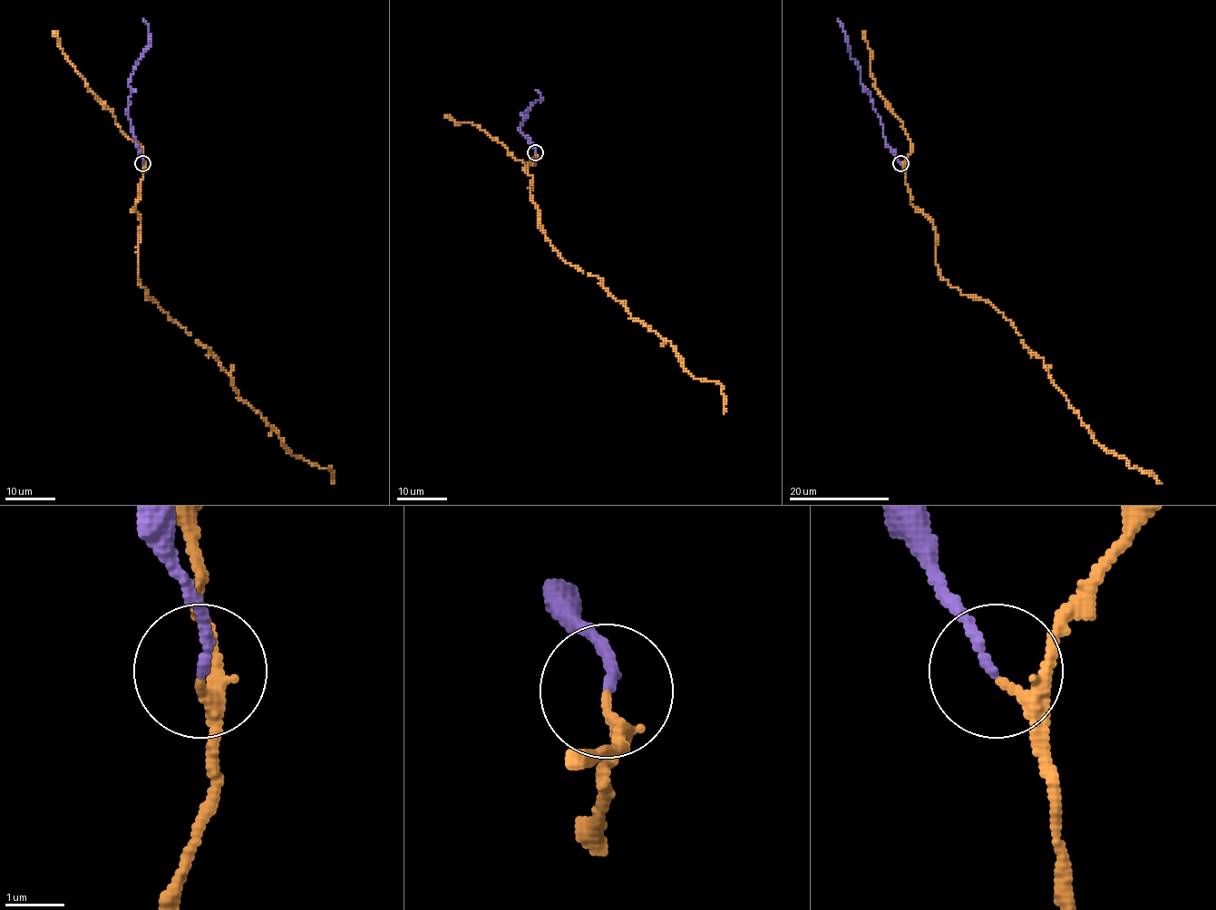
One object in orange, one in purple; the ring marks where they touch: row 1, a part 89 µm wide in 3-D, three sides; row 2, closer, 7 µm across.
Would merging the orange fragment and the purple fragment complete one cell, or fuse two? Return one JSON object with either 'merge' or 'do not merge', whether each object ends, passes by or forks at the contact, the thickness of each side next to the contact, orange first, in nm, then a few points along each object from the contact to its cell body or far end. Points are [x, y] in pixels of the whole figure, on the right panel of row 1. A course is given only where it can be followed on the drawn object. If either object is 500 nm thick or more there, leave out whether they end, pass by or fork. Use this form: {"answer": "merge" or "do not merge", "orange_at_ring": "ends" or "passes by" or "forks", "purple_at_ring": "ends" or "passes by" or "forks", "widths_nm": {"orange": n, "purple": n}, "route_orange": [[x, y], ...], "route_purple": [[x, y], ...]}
{"answer": "merge", "orange_at_ring": "passes by", "purple_at_ring": "ends", "widths_nm": {"orange": 180, "purple": 150}, "route_orange": [[899, 164], [909, 201], [934, 225], [938, 274], [1004, 315], [1045, 361], [1091, 436], [1160, 484]], "route_purple": [[899, 164], [895, 151], [886, 142], [880, 116], [860, 80], [860, 67], [851, 57], [844, 31], [838, 19]]}

